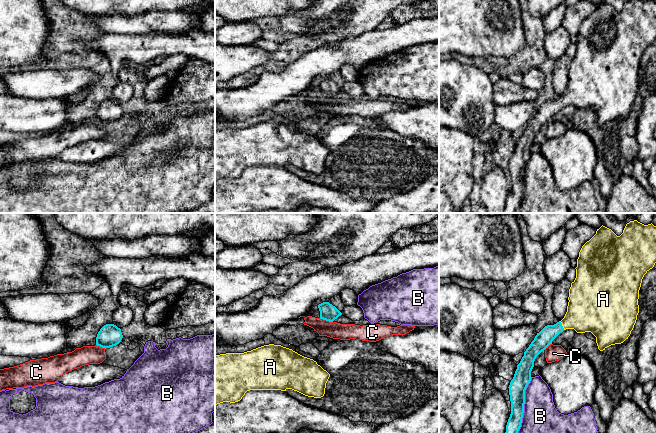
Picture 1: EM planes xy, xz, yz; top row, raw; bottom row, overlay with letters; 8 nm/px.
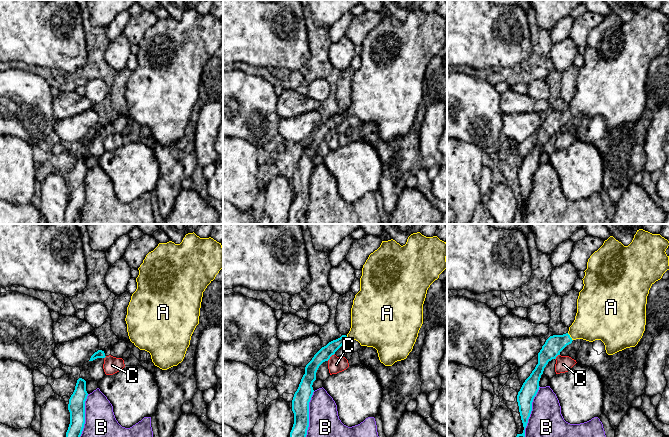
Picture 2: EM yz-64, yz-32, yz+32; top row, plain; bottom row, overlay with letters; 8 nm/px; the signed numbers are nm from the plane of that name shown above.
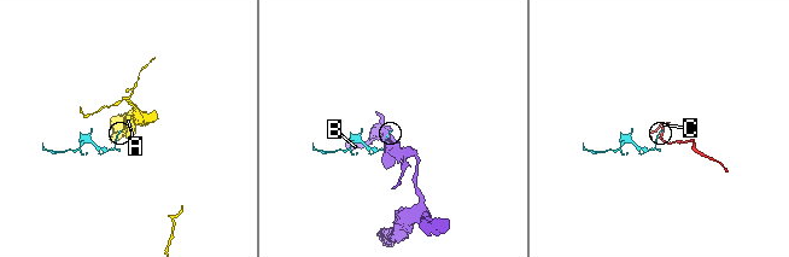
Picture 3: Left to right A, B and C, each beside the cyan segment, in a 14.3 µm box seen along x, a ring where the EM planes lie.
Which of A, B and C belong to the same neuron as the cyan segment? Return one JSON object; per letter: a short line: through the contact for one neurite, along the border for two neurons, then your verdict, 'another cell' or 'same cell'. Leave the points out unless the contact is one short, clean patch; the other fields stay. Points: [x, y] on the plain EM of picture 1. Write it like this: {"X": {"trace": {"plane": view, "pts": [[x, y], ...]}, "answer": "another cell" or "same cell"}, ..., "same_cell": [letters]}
{"A": {"trace": {"plane": "yz", "pts": [[544, 114], [561, 101], [583, 91], [588, 86]]}, "answer": "same cell"}, "B": {"answer": "another cell"}, "C": {"trace": {"plane": "xz", "pts": [[319, 94], [332, 98]]}, "answer": "another cell"}, "same_cell": ["A"]}

